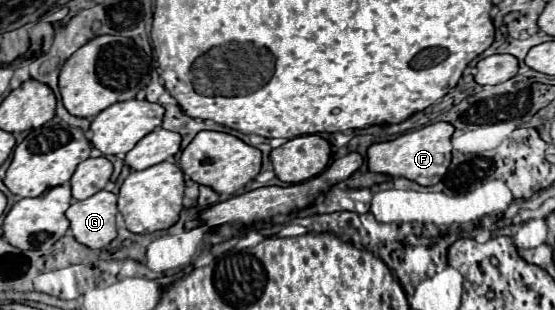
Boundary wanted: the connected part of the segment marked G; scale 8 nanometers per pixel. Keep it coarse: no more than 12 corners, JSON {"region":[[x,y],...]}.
{"region":[[105,189],[71,203],[73,237],[103,249],[117,237],[117,197]]}

